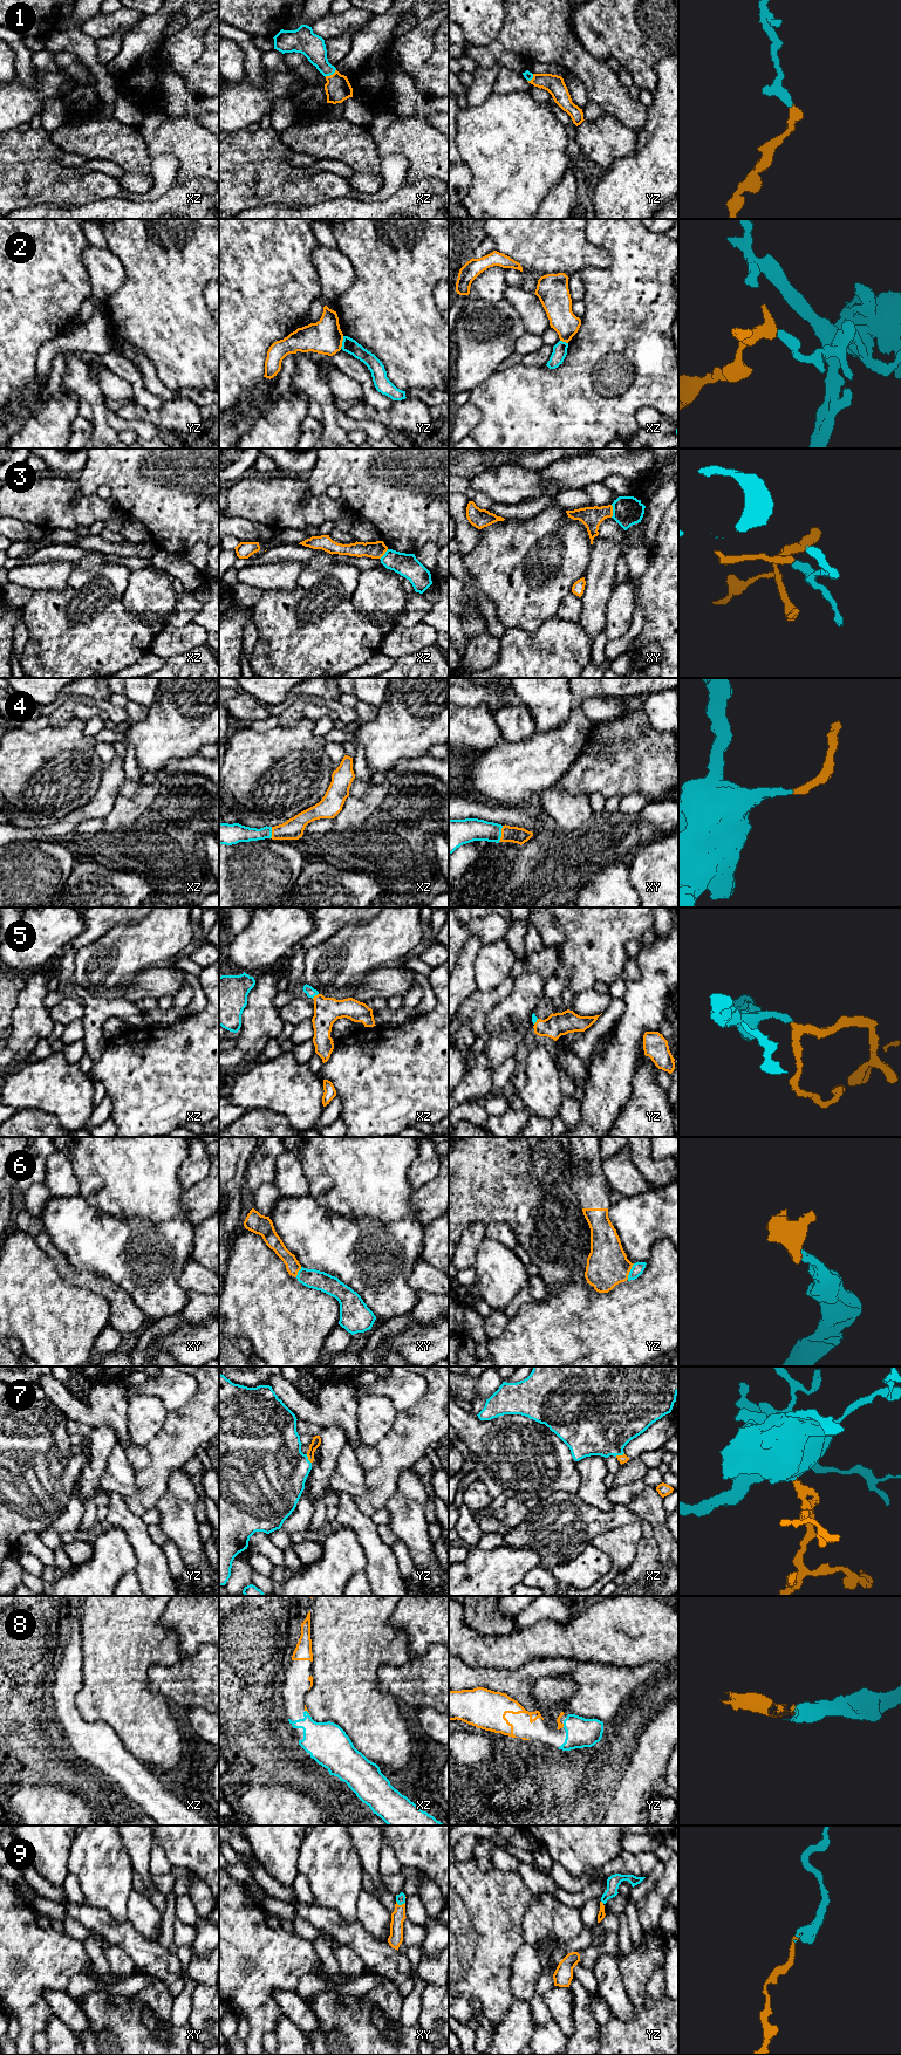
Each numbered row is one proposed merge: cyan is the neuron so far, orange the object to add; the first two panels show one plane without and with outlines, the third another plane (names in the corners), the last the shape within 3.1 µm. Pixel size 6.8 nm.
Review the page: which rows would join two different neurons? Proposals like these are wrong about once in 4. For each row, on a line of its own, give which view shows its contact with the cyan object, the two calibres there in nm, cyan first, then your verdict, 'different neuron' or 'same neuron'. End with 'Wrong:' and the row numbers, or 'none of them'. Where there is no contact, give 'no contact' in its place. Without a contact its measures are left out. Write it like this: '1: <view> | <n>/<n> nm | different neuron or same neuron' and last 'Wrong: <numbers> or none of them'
1: xz | 170/180 nm | same neuron
2: yz | 100/220 nm | different neuron
3: xy | 200/140 nm | different neuron
4: xy | 160/110 nm | same neuron
5: xz | 70/180 nm | same neuron
6: yz | 90/280 nm | same neuron
7: xz | 440/60 nm | same neuron
8: xz | 280/20 nm | same neuron
9: xy | 60/100 nm | same neuron
Wrong: 2, 3

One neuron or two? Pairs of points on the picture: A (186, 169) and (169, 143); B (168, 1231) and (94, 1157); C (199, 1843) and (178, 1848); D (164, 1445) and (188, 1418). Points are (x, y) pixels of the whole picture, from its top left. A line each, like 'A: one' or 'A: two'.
A: one
B: two
C: one
D: one

